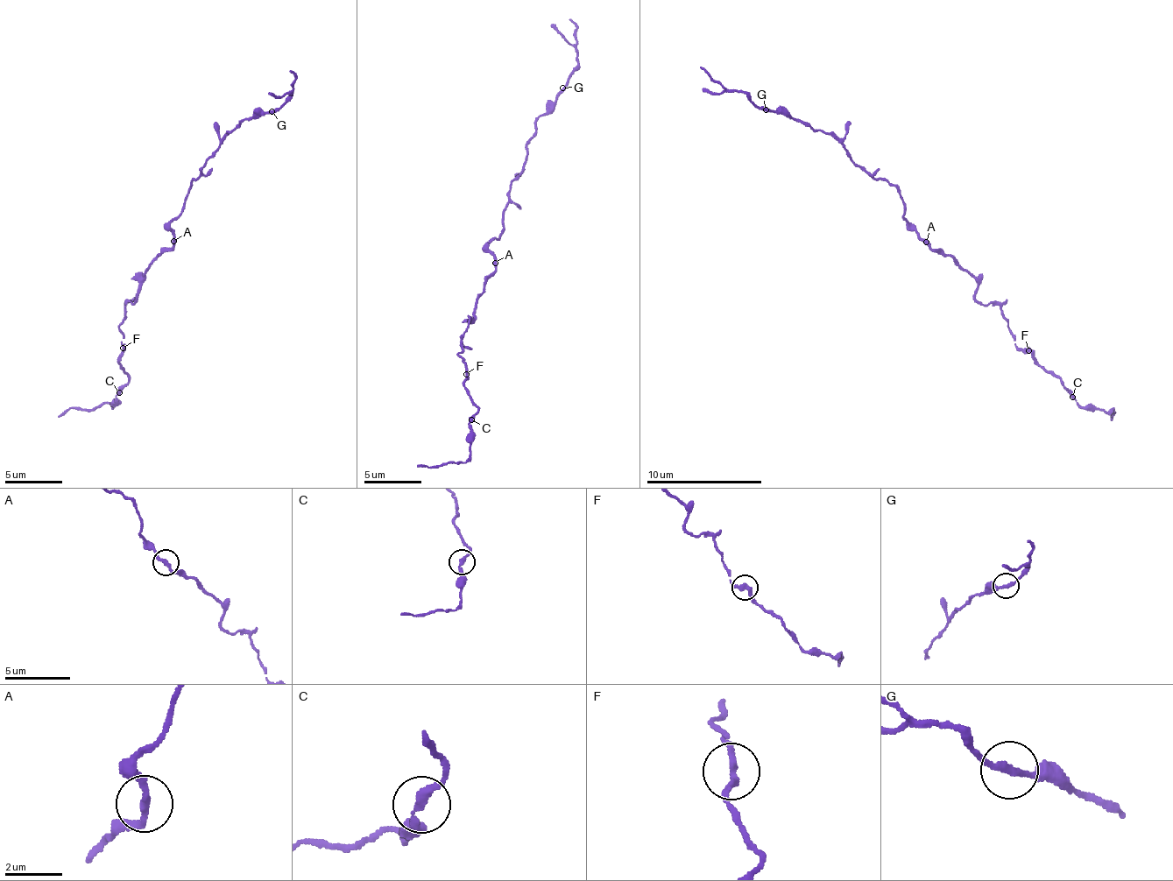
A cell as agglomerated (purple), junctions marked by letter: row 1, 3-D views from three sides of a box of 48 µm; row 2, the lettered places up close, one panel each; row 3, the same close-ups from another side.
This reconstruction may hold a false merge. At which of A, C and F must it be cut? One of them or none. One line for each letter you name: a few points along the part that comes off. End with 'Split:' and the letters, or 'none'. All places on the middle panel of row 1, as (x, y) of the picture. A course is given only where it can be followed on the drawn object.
Split: none

